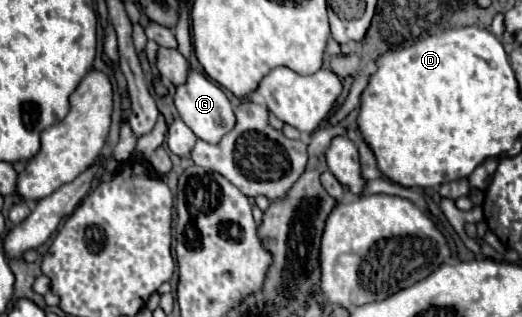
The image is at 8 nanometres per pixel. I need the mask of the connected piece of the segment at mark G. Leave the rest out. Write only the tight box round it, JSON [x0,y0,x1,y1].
[173,69,233,143]

